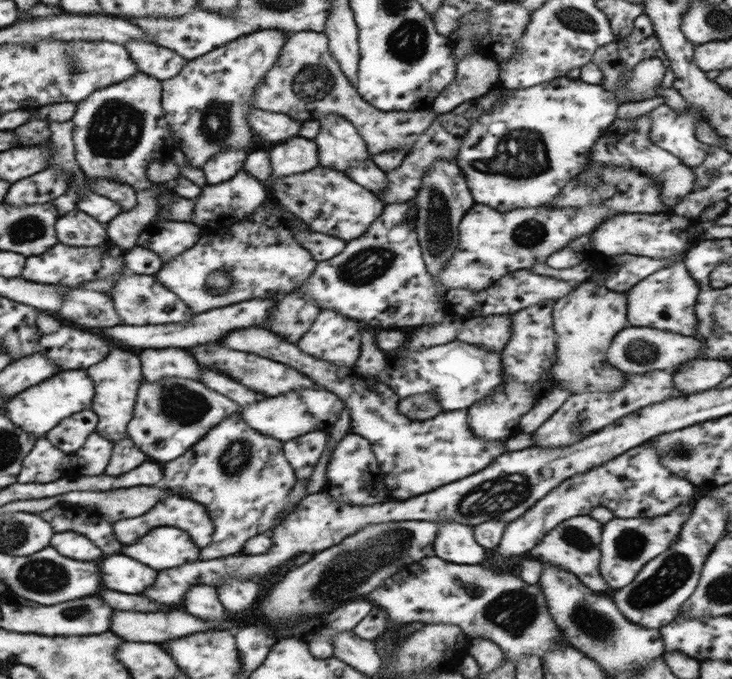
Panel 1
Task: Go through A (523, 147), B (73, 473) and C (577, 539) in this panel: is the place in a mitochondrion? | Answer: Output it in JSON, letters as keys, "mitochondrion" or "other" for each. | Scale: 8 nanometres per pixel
{"A":"mitochondrion","B":"other","C":"mitochondrion"}

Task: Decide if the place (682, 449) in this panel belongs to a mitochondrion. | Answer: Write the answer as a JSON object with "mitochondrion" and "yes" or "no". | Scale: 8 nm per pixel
{"mitochondrion":"yes"}

